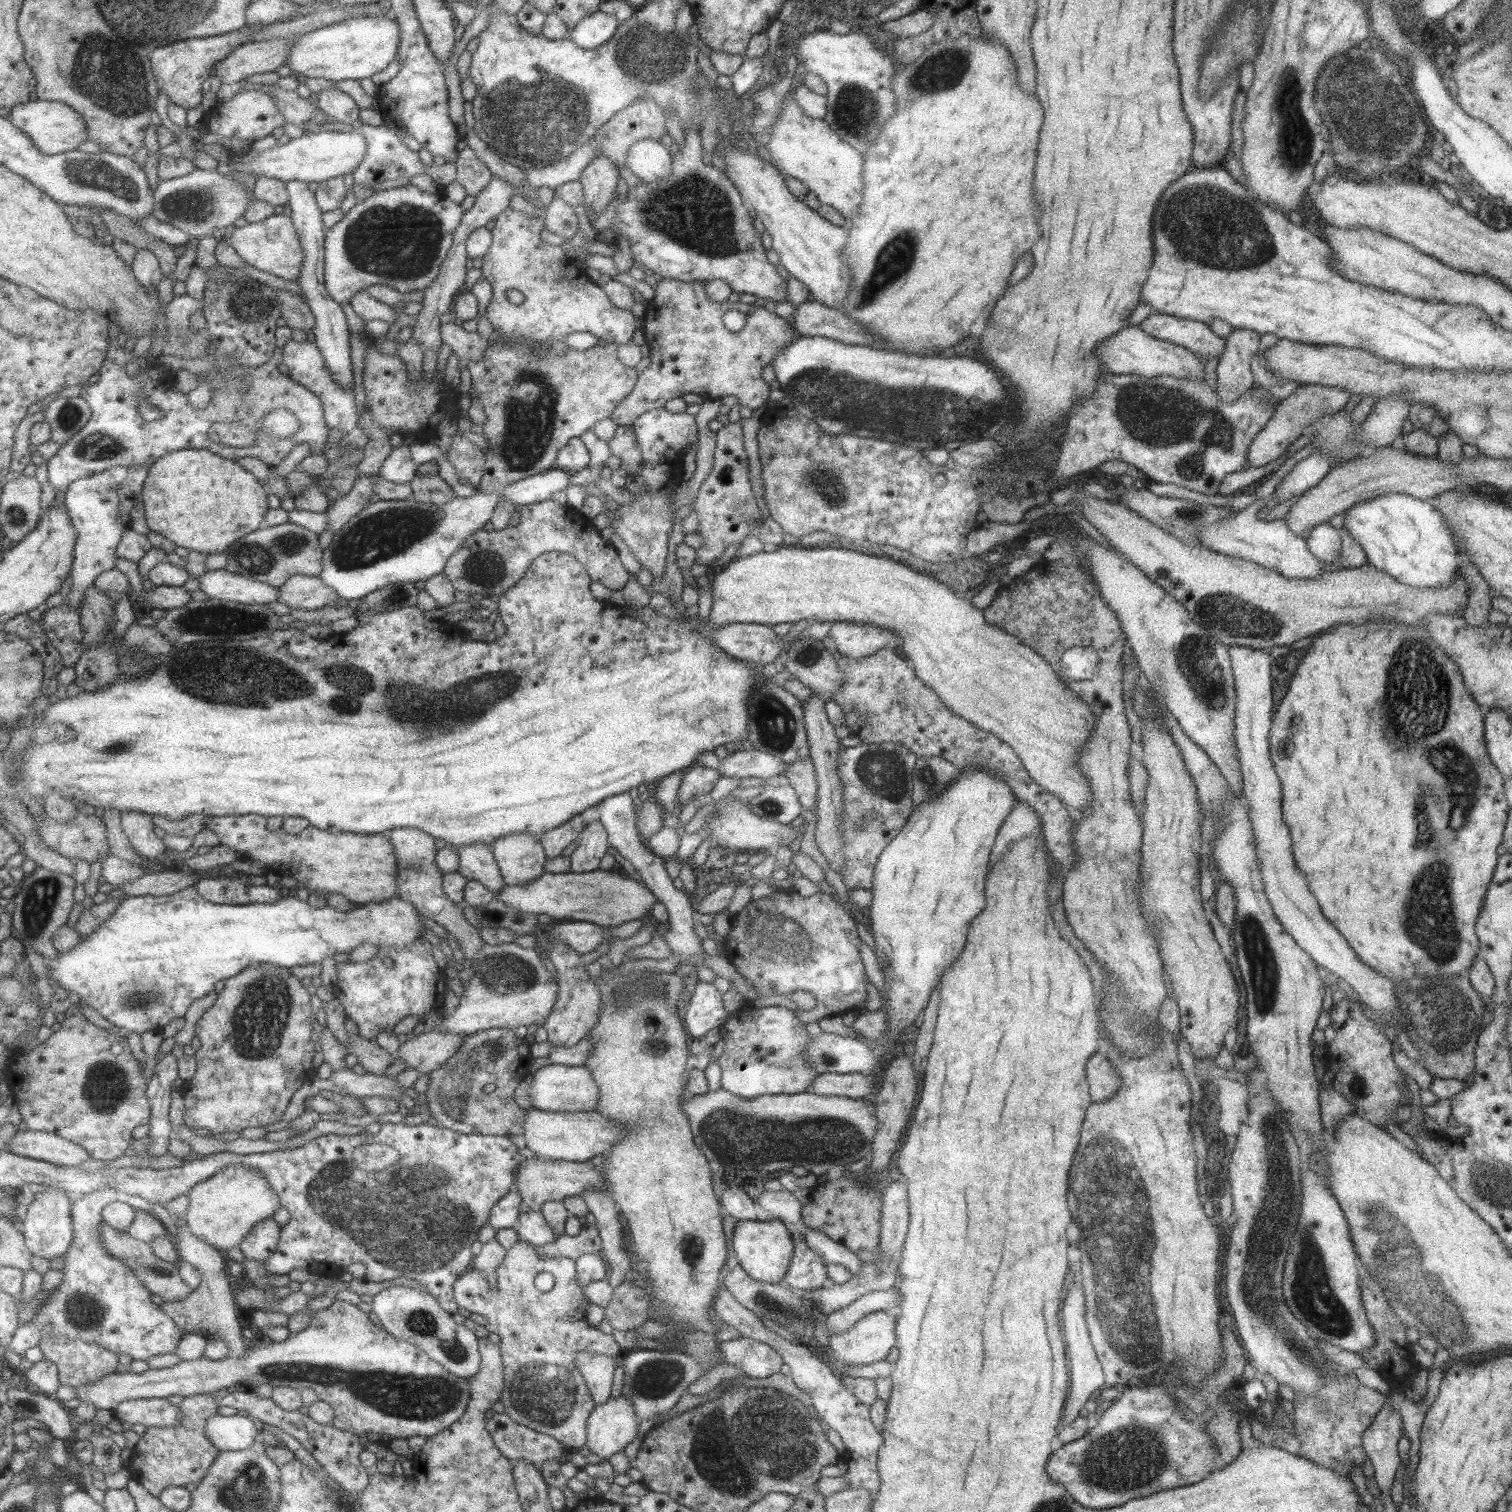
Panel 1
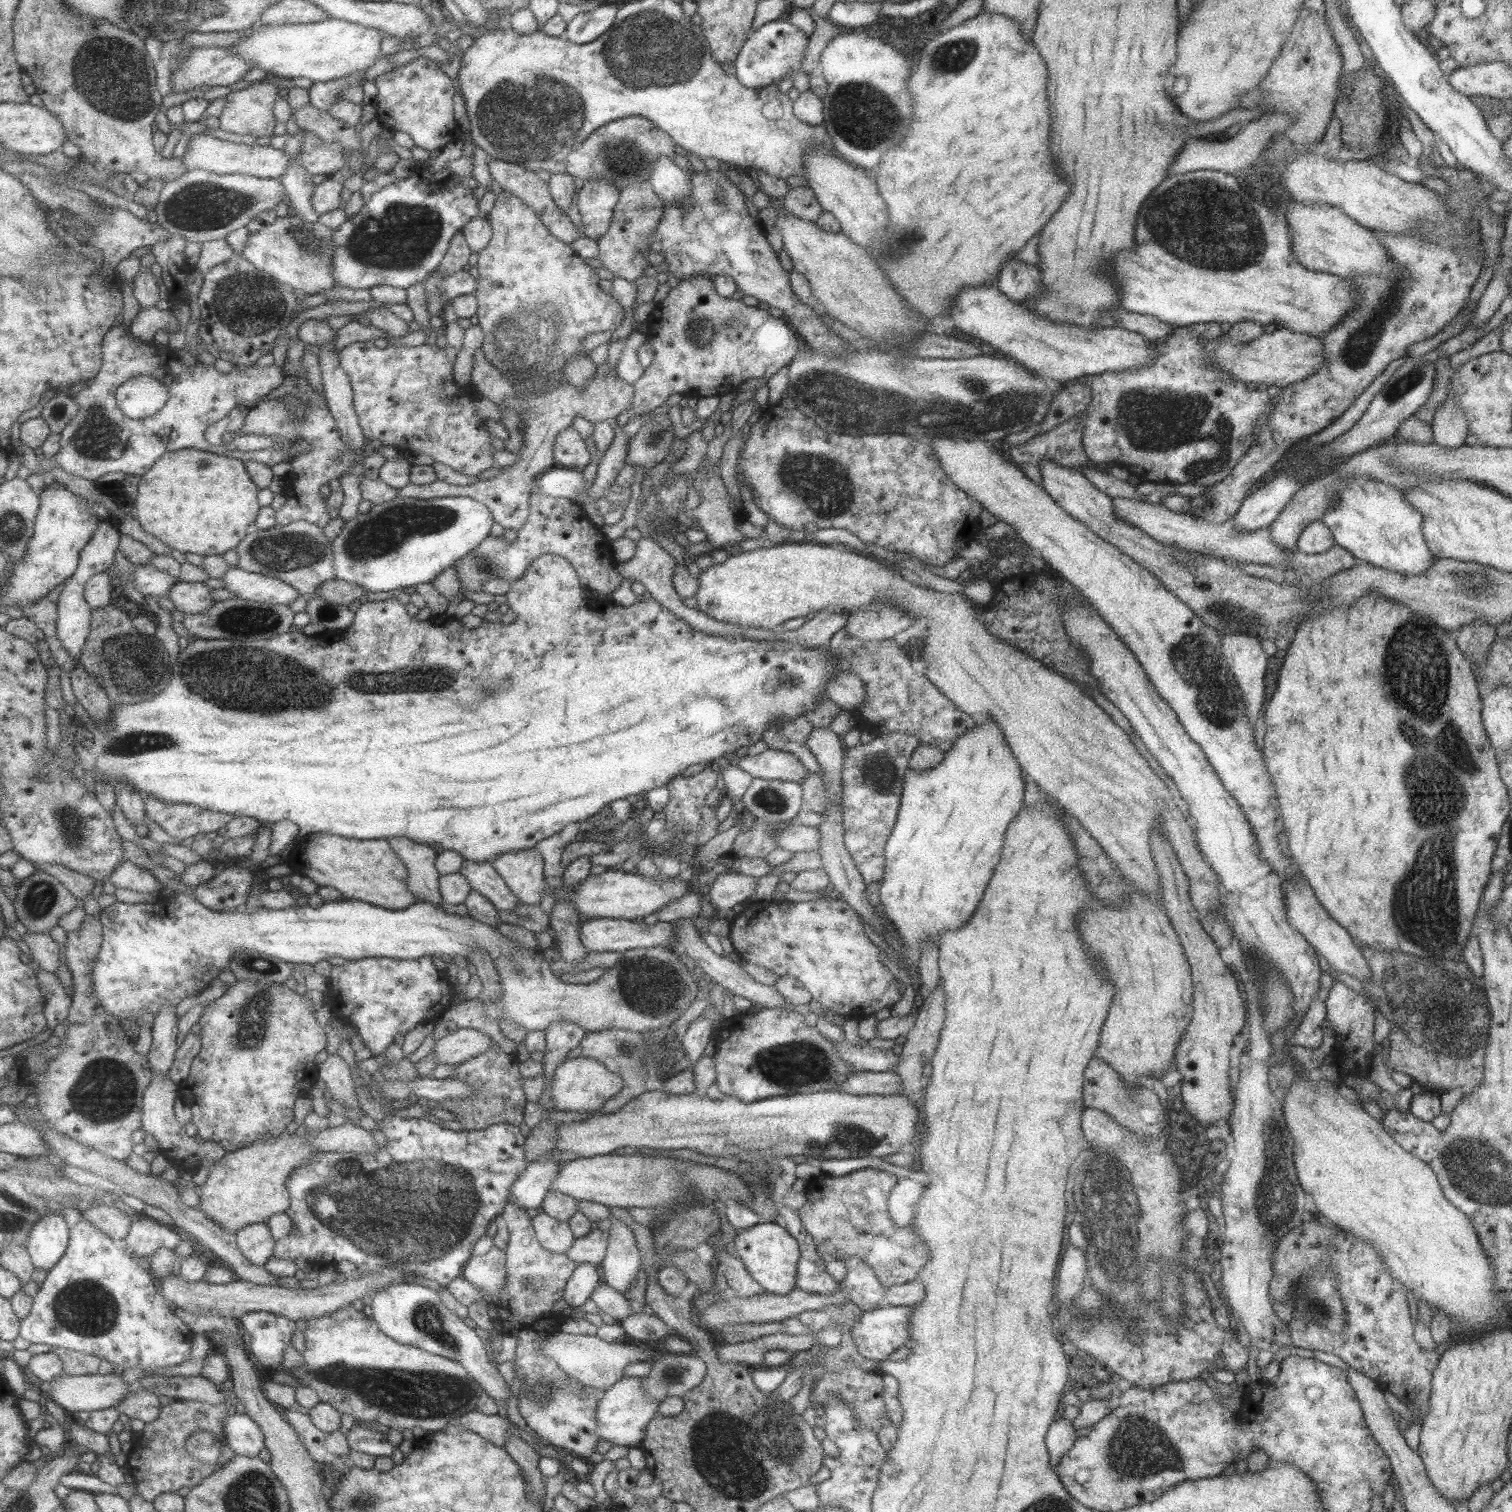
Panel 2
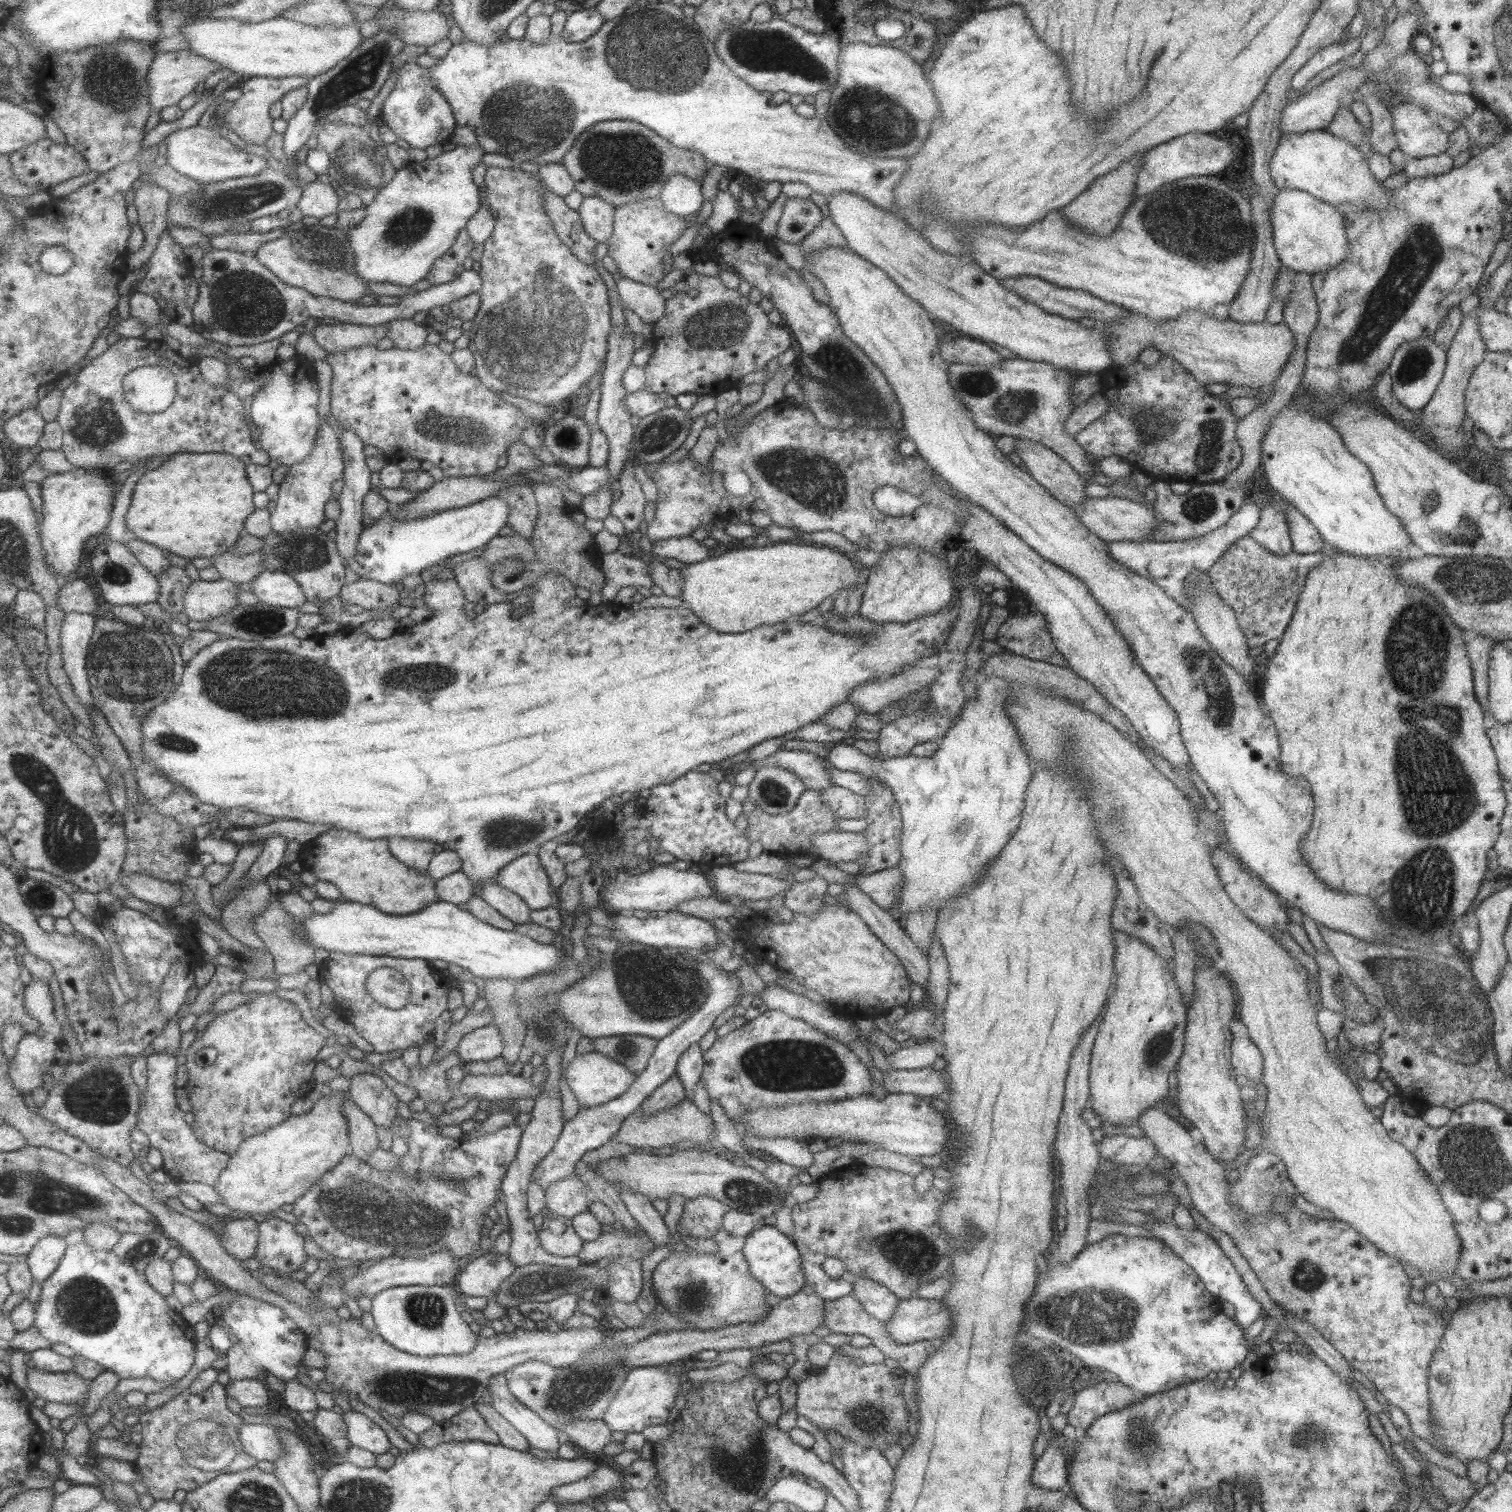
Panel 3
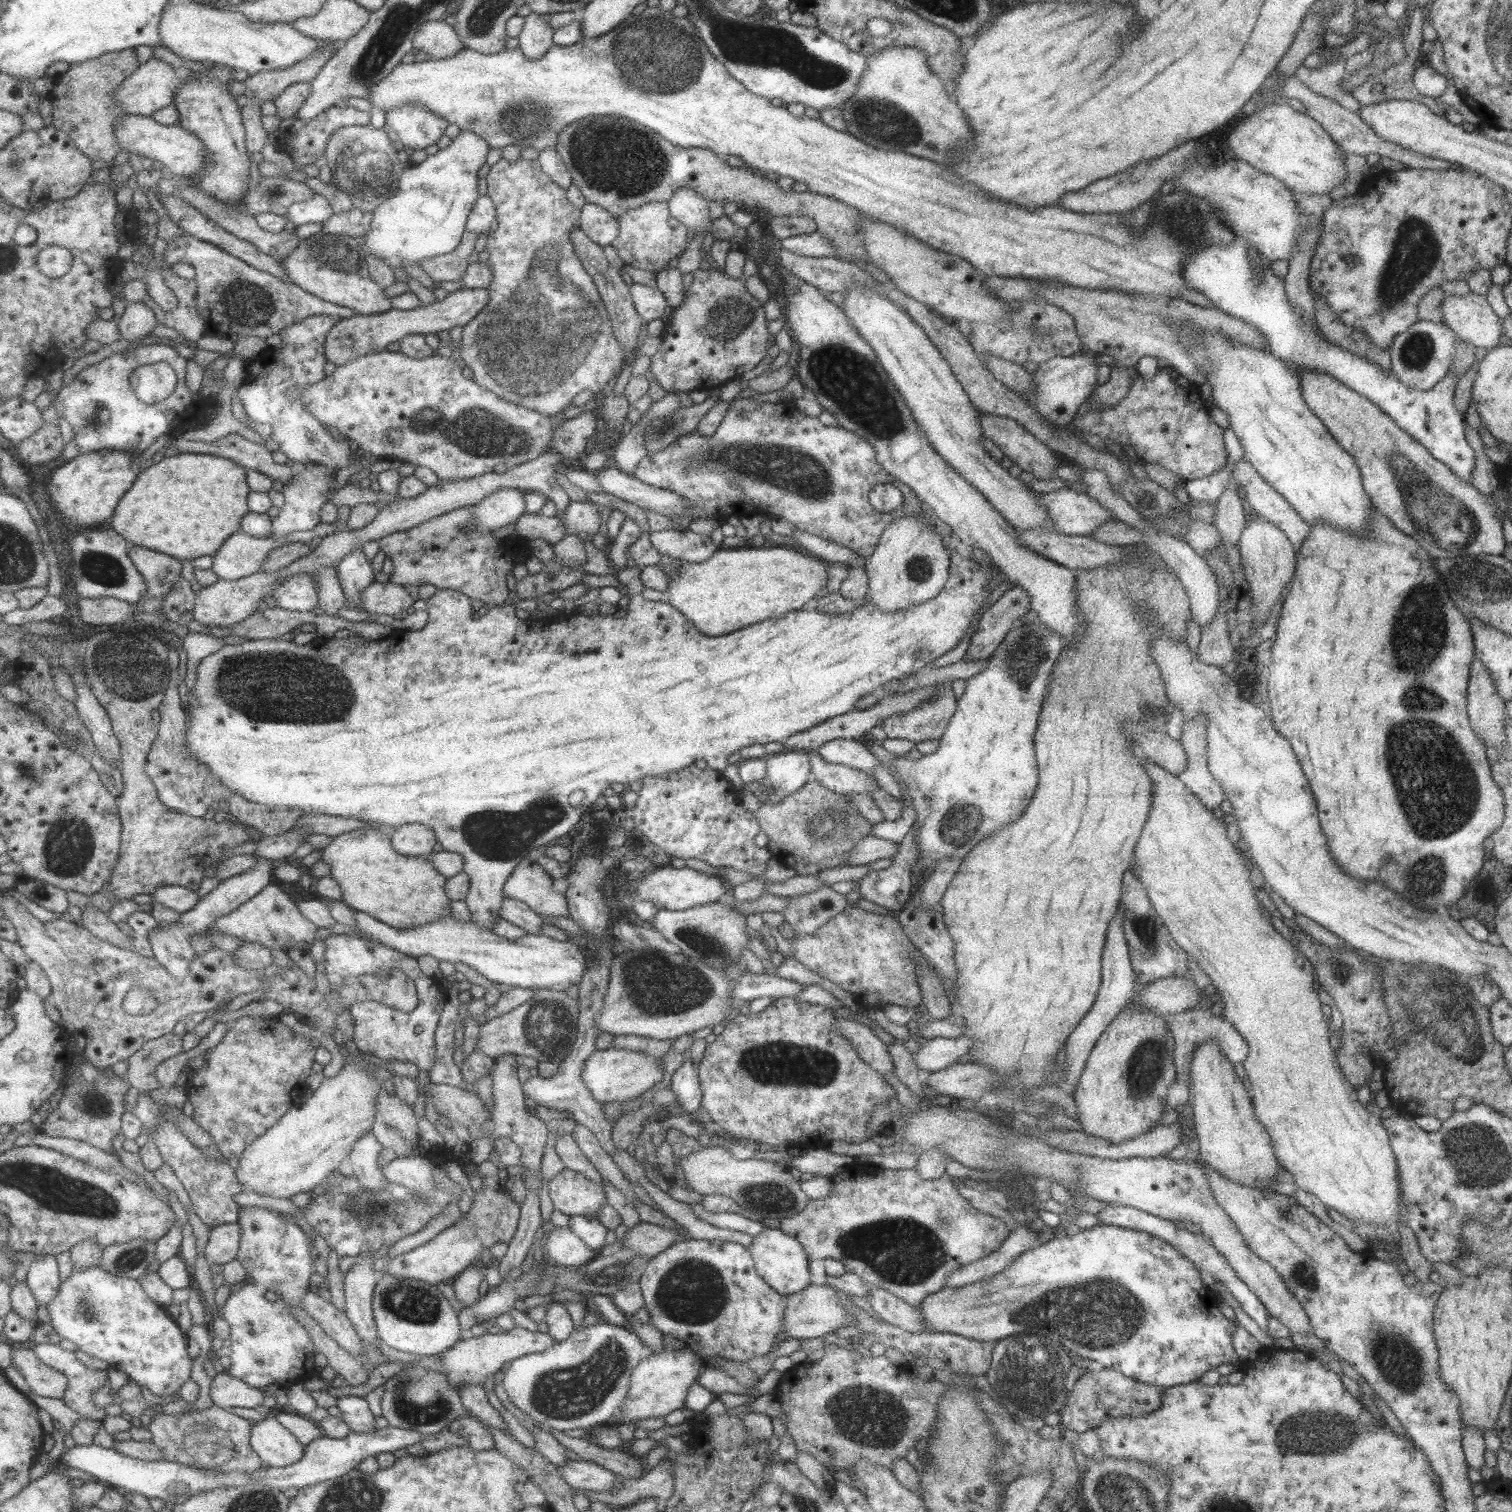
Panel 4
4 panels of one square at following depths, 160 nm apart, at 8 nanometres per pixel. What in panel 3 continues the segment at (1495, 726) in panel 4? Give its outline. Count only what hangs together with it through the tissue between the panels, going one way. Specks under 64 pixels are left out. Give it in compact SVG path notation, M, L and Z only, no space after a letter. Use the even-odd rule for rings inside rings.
M1477 635L1472 640L1465 643L1467 656L1469 657L1472 668L1474 695L1484 712L1483 724L1486 729L1495 723L1493 722L1491 715L1488 712L1488 706L1486 705L1488 703L1487 665L1489 662L1490 646L1495 642L1495 640L1489 637Z

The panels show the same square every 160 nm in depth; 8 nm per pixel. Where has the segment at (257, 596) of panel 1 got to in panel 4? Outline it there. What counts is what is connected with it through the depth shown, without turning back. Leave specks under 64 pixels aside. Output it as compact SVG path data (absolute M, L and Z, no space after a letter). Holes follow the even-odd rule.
M309 573L292 574L282 580L272 597L281 608L310 613L318 604L316 578Z

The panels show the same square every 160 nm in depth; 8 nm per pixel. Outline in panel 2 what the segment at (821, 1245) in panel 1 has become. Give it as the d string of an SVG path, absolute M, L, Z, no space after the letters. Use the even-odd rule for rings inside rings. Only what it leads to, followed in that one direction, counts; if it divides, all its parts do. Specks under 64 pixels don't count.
M848 1257L841 1261L846 1266L846 1280L842 1291L848 1300L864 1312L884 1305L885 1288L879 1284L871 1268L856 1257Z

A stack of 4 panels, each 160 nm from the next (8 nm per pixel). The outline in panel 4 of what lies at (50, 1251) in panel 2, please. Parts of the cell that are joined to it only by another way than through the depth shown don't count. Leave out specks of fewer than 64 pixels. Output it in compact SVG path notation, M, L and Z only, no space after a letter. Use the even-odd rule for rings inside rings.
M39 1255L30 1264L27 1284L41 1305L51 1305L61 1289L61 1274L55 1255Z

